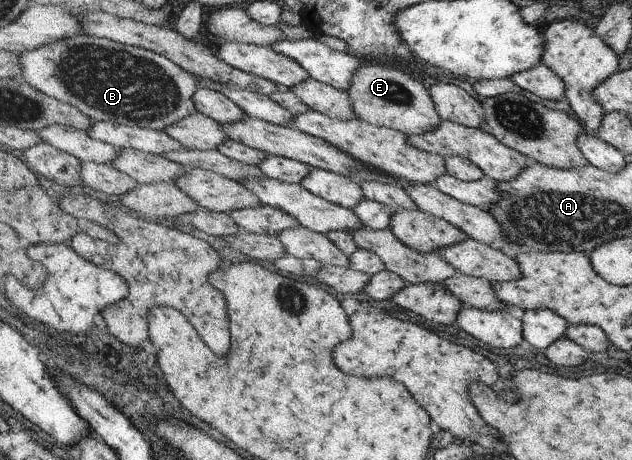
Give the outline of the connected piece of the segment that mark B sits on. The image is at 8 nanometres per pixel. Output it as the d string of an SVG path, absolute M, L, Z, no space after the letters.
M82 34L37 50L26 51L21 54L21 60L25 67L23 80L28 80L52 97L79 107L96 122L110 120L129 126L165 130L198 113L194 97L203 86L195 74L180 68L175 62L152 50Z

